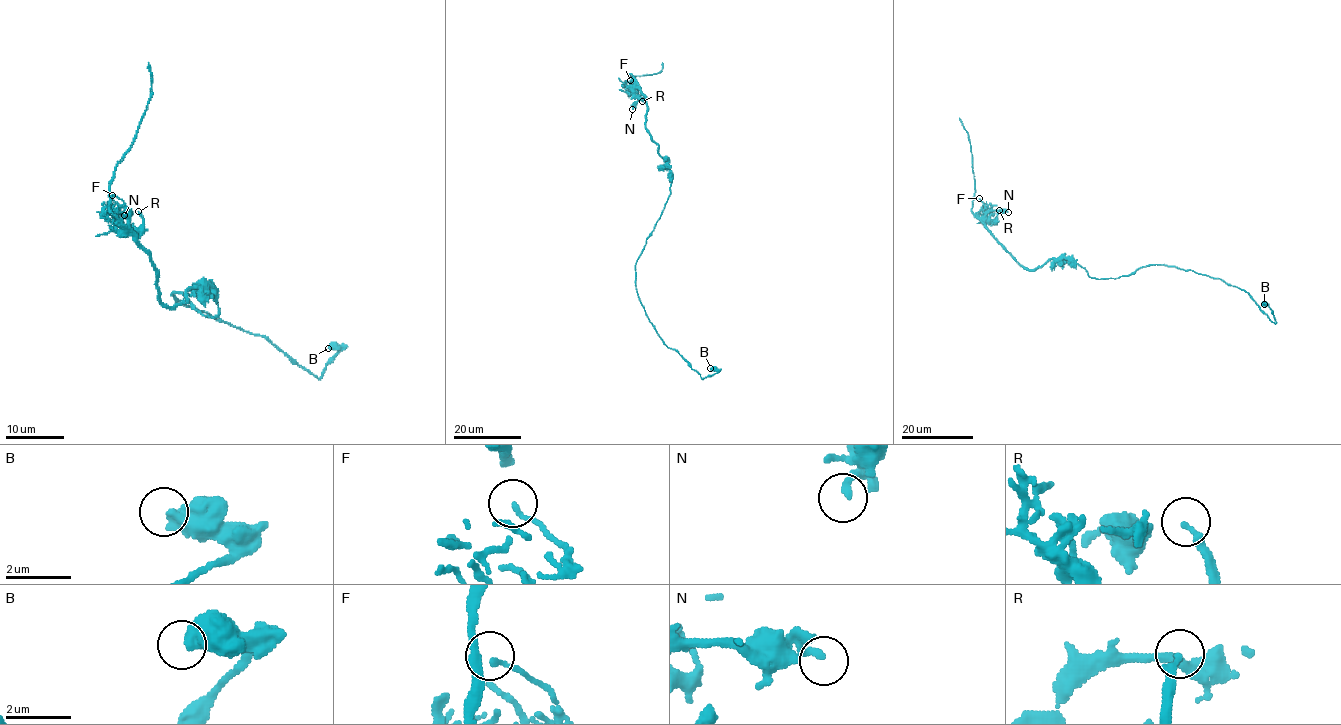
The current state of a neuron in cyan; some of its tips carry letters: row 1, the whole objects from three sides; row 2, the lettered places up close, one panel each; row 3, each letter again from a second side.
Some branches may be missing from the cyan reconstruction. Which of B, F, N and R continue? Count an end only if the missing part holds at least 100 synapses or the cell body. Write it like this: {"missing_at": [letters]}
{"missing_at": []}

